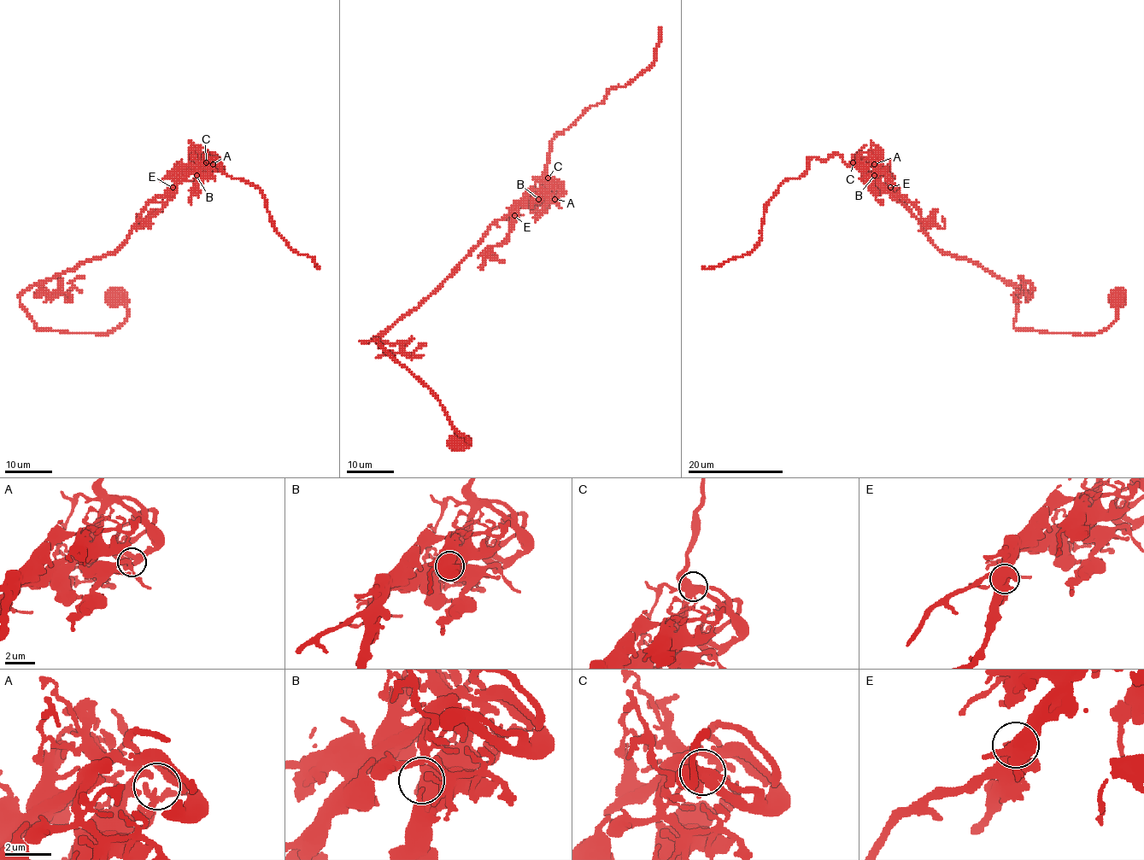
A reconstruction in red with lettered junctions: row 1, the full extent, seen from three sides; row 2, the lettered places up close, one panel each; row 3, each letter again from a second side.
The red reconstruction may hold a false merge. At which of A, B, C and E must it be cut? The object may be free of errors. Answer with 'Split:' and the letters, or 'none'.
Split: none

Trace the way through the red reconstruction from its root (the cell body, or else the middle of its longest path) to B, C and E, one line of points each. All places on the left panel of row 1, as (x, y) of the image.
B: (117, 296), (127, 318), (102, 335), (37, 330), (20, 304), (32, 286), (112, 254), (151, 201), (196, 175)
C: (117, 296), (127, 318), (102, 335), (37, 330), (20, 304), (32, 286), (112, 254), (151, 201), (206, 162)
E: (117, 296), (127, 318), (102, 335), (37, 330), (20, 304), (32, 286), (112, 254), (144, 207), (173, 187)

